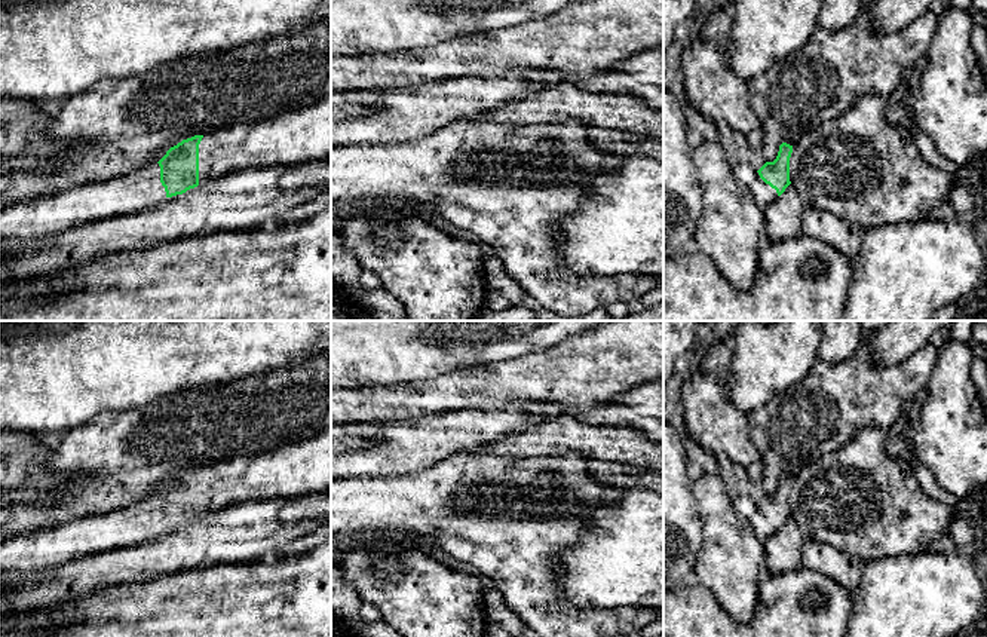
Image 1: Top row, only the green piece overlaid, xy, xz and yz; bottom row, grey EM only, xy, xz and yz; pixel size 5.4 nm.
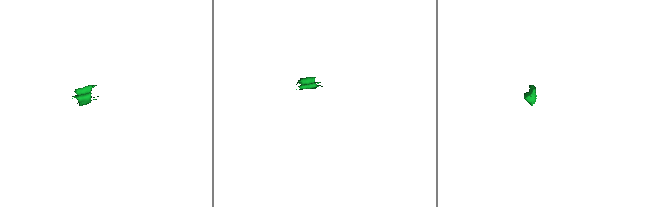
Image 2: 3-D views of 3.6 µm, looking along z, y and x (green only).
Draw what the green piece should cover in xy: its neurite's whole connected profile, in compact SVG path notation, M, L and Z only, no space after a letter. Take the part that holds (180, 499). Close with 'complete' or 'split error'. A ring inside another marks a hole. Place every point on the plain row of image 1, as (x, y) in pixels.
M331 426L304 441L183 472L147 500L6 539L0 572L59 567L150 540L233 505L324 491L331 491Z; split error

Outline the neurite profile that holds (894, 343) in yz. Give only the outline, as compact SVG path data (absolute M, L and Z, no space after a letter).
M889 321L871 333L868 350L874 367L898 365L929 343L931 336L954 321Z

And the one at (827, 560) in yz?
M803 540L801 564L831 578L847 591L852 591L861 581L862 561L850 558L828 543Z

